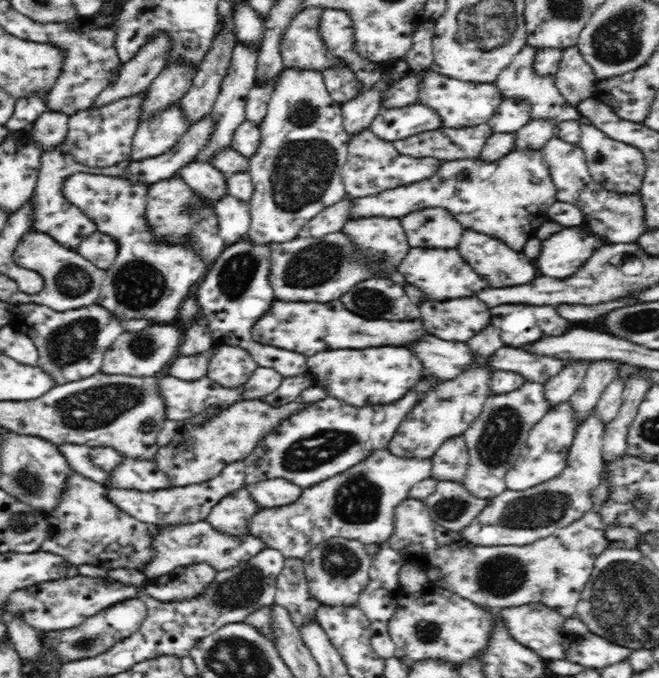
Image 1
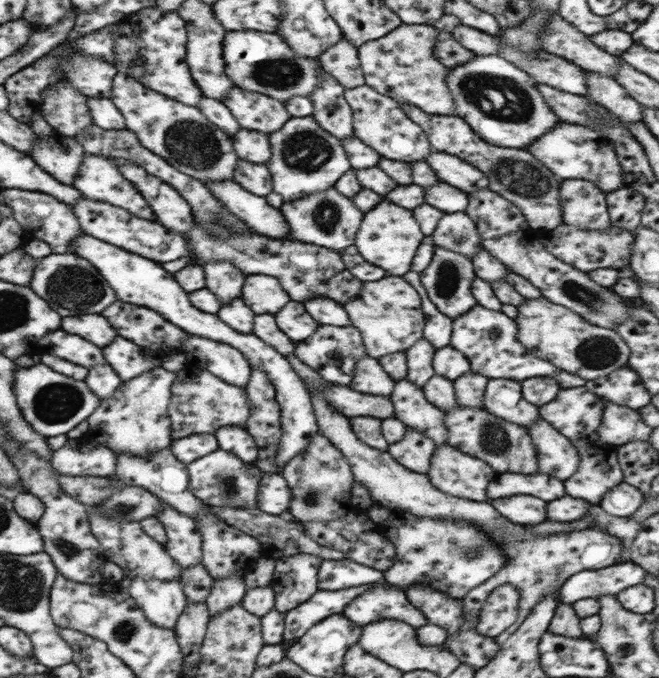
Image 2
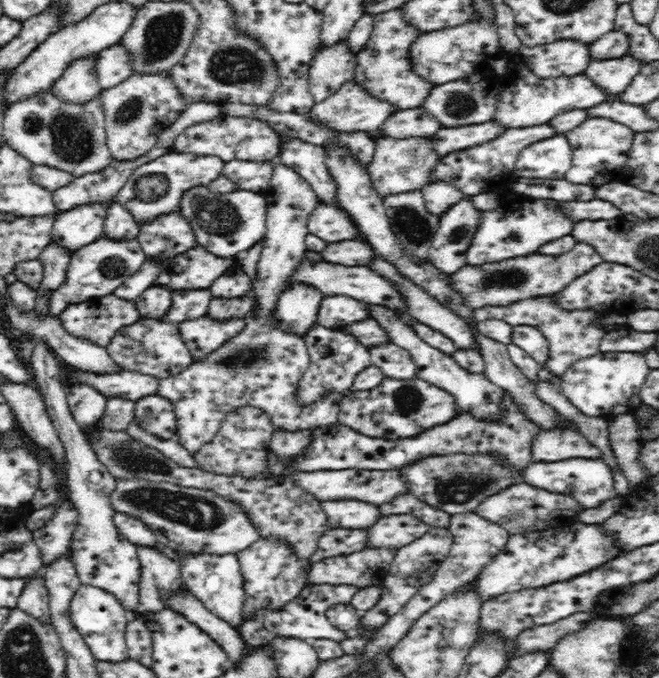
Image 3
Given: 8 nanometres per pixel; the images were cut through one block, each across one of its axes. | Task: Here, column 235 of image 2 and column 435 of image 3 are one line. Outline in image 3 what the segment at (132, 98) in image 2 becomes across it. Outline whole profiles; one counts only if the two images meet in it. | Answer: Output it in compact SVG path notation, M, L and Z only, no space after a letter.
M386 134L379 135L376 140L374 158L367 167L373 188L382 198L392 194L402 194L425 188L434 180L435 167L444 157L435 152L430 137L406 137L399 140Z

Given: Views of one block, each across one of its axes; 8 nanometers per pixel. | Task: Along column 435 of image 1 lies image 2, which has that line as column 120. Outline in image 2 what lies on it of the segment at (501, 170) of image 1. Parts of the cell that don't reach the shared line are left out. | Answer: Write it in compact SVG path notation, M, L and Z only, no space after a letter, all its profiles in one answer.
M86 154L80 164L80 171L72 184L73 188L80 190L85 198L94 201L107 202L120 208L125 208L129 213L146 220L157 220L154 210L148 204L143 194L135 188L120 172L119 162L102 156Z

